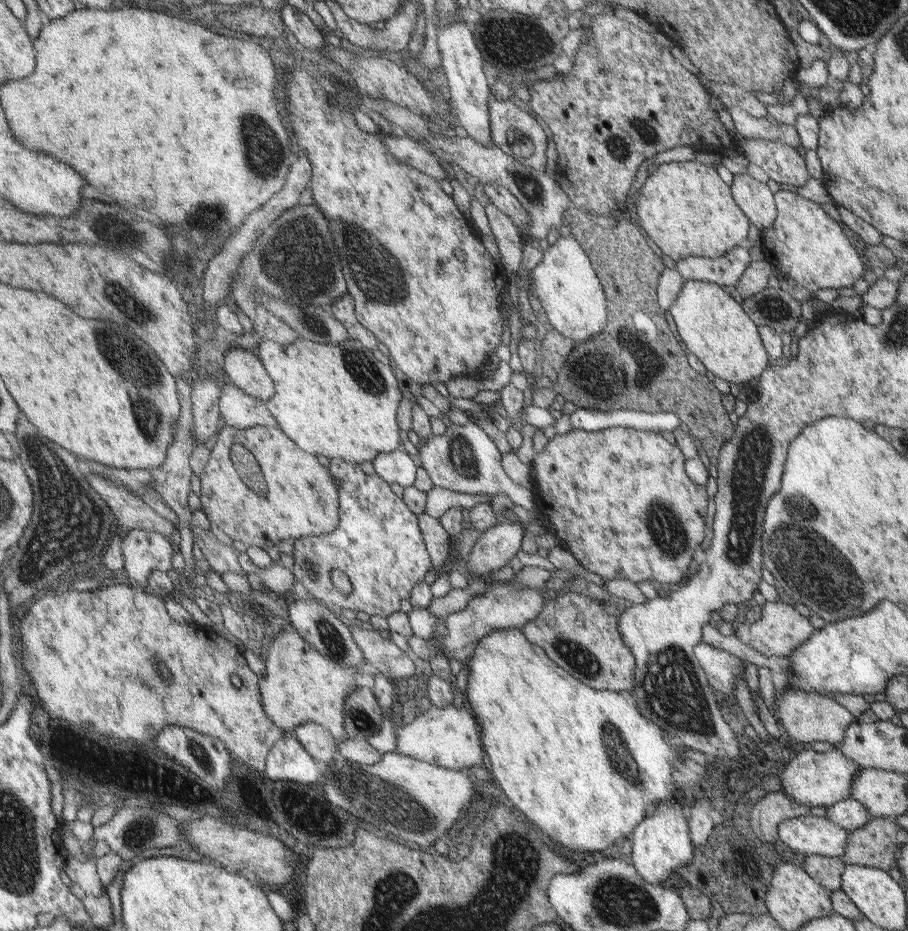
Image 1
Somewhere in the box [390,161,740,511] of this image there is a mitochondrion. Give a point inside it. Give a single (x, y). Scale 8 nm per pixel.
(461, 456)

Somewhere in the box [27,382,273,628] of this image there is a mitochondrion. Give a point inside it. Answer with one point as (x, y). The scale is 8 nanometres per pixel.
(89, 504)

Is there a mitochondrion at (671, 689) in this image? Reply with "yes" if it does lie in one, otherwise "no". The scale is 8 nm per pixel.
yes

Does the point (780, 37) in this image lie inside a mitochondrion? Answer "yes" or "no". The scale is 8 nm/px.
no

